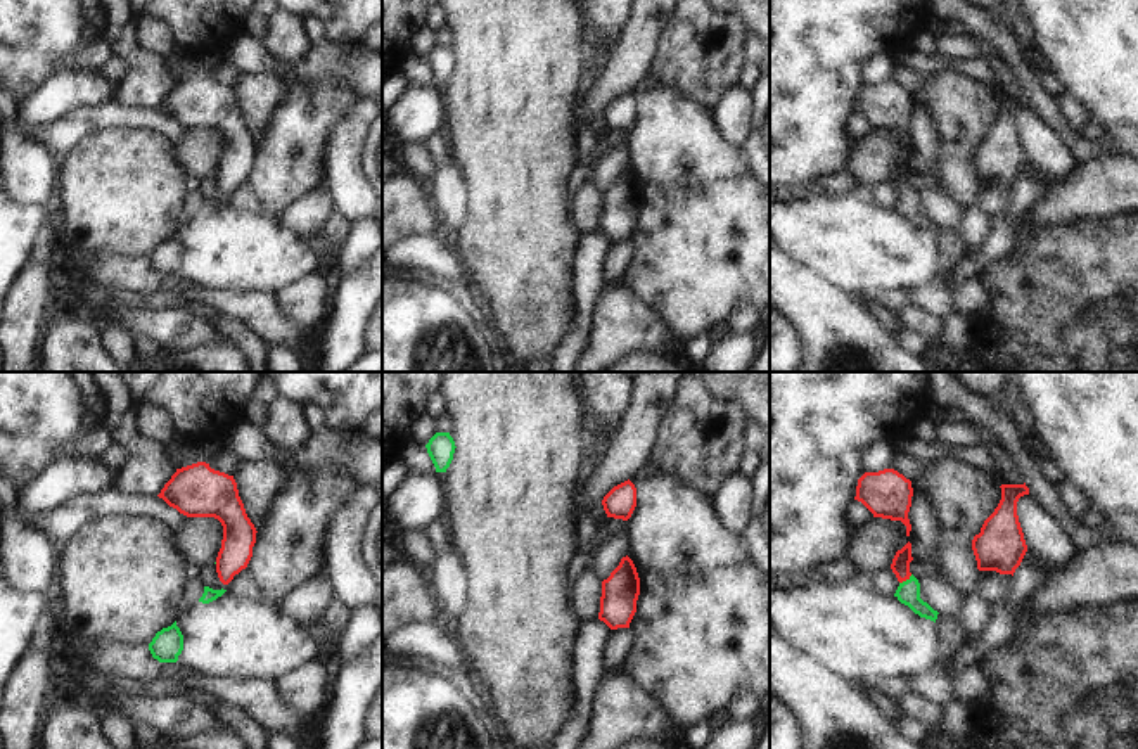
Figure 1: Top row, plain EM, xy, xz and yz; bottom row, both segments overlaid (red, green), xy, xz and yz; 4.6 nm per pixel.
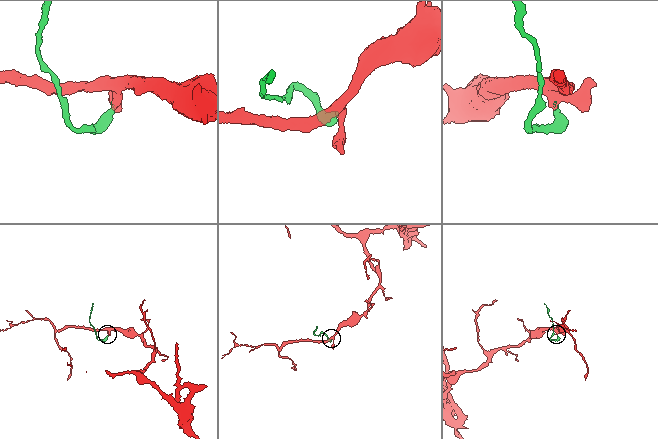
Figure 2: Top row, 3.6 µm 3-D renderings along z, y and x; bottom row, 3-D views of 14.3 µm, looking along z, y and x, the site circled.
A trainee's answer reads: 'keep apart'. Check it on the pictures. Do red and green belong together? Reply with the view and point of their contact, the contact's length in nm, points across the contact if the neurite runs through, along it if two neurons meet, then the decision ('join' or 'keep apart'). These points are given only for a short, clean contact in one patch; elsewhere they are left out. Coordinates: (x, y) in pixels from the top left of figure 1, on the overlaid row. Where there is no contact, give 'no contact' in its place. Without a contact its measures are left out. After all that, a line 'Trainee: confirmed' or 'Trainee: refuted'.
yz (905, 580) | 80 nm | across yz (900, 566), (905, 580), (908, 592) | join
Trainee: refuted

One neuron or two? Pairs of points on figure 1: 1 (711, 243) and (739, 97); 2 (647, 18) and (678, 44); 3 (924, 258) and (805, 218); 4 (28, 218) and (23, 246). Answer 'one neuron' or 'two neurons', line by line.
1: two neurons
2: two neurons
3: one neuron
4: one neuron

